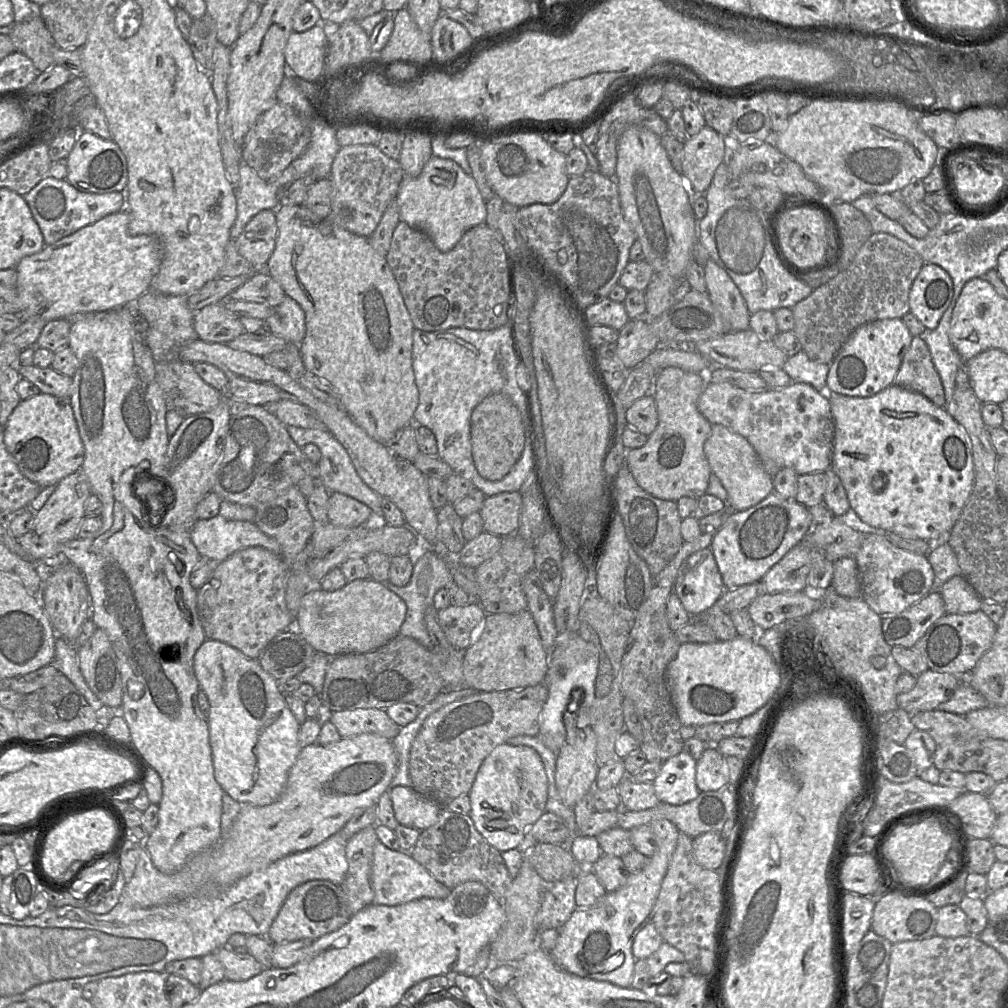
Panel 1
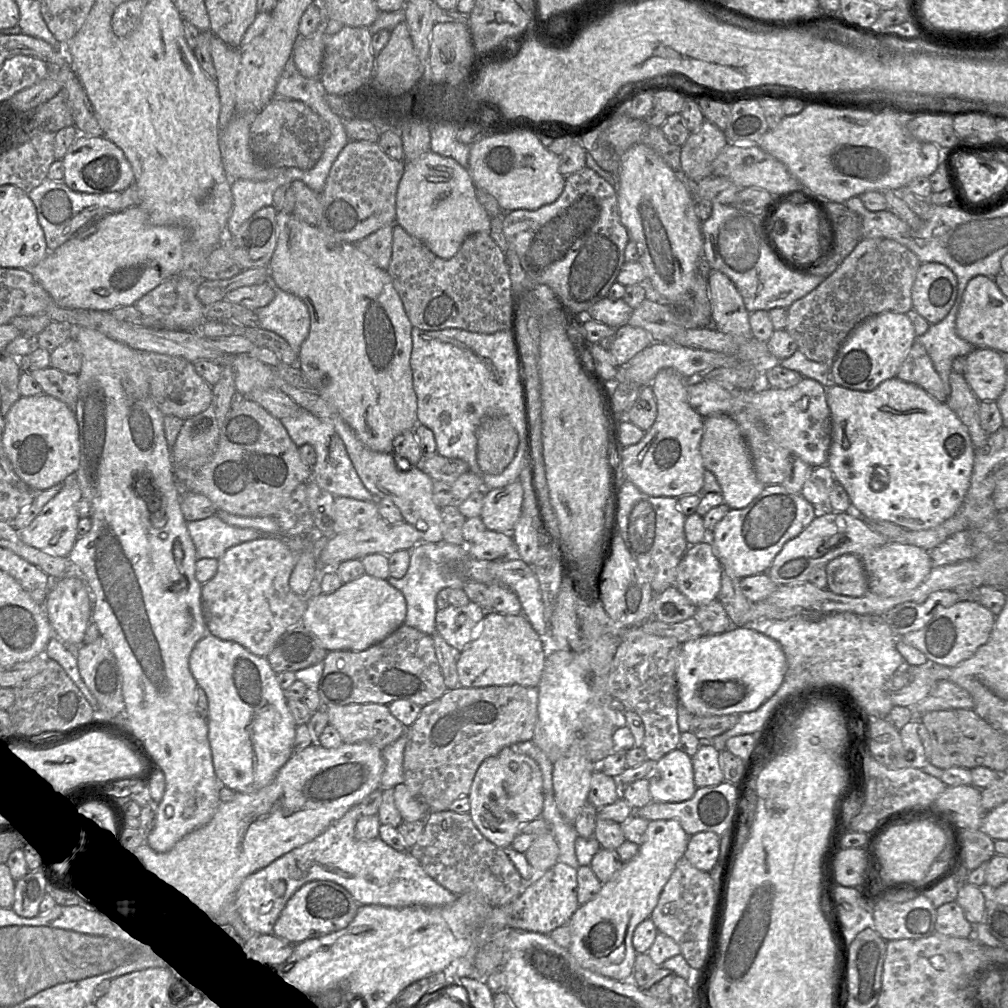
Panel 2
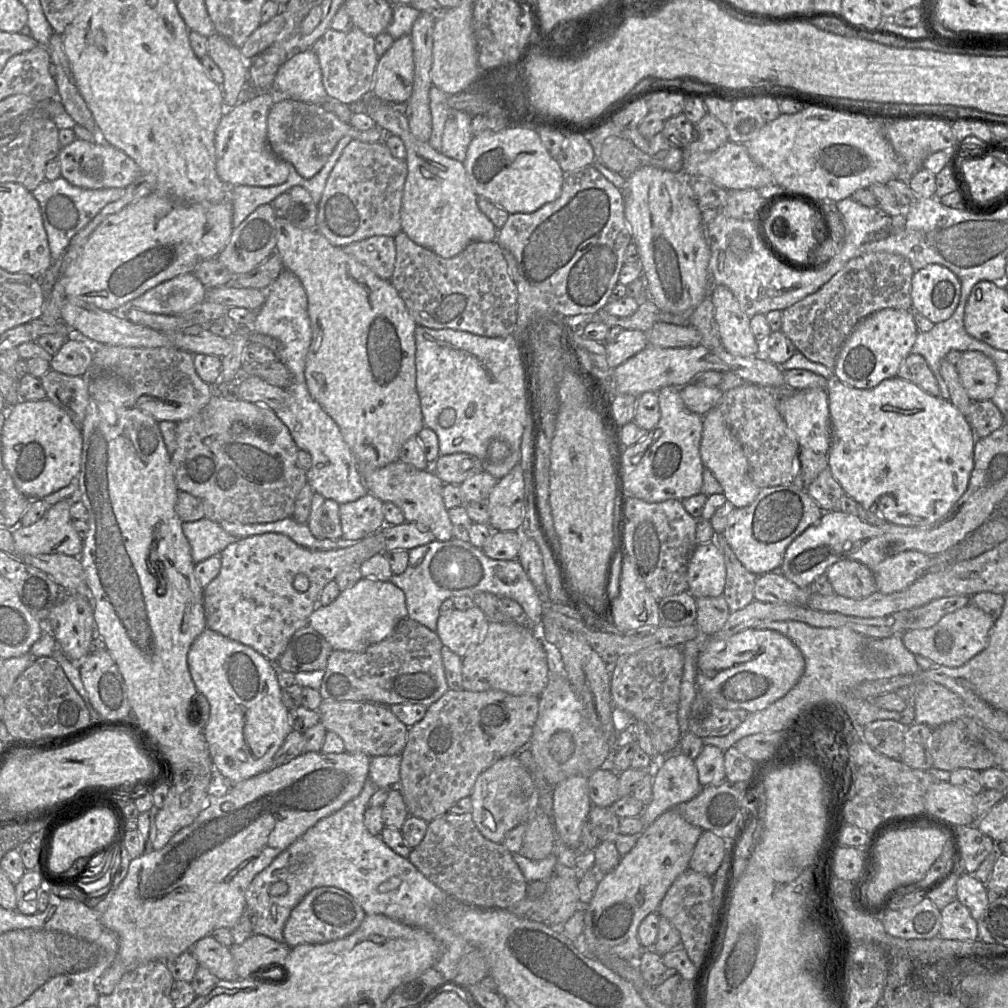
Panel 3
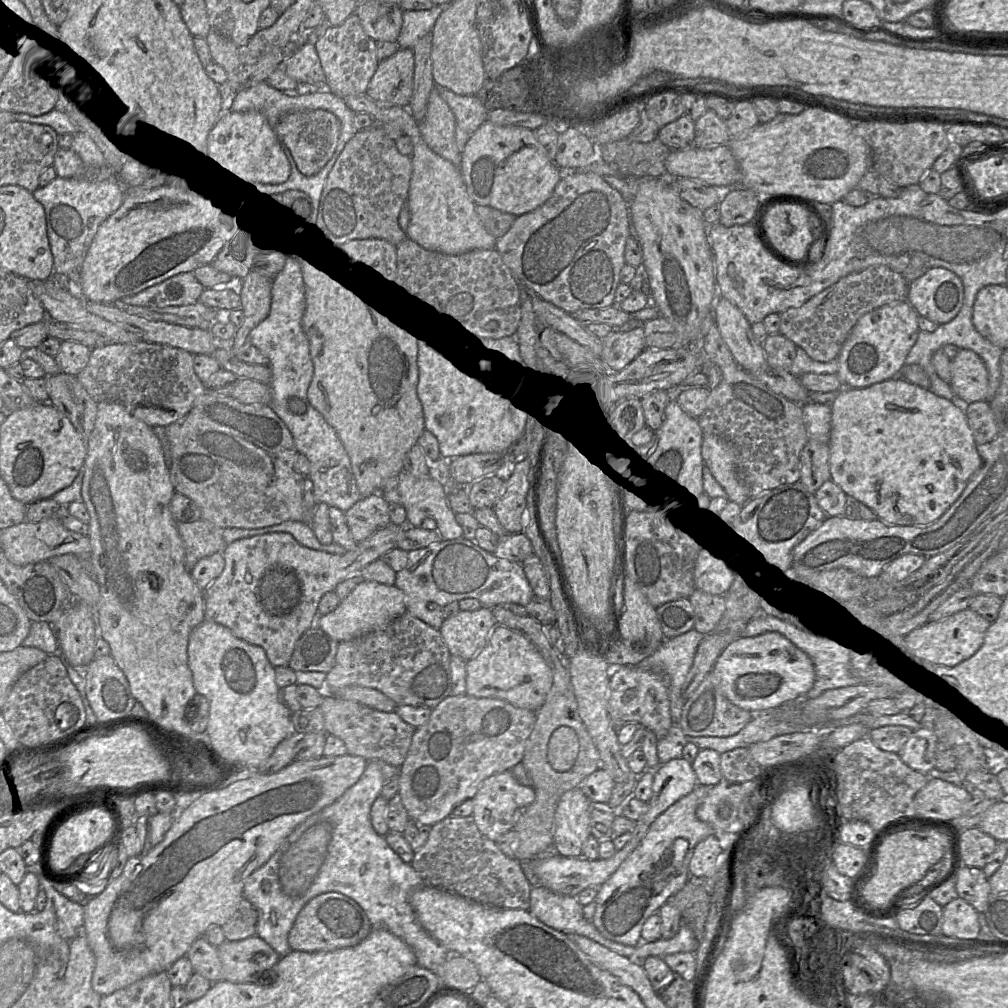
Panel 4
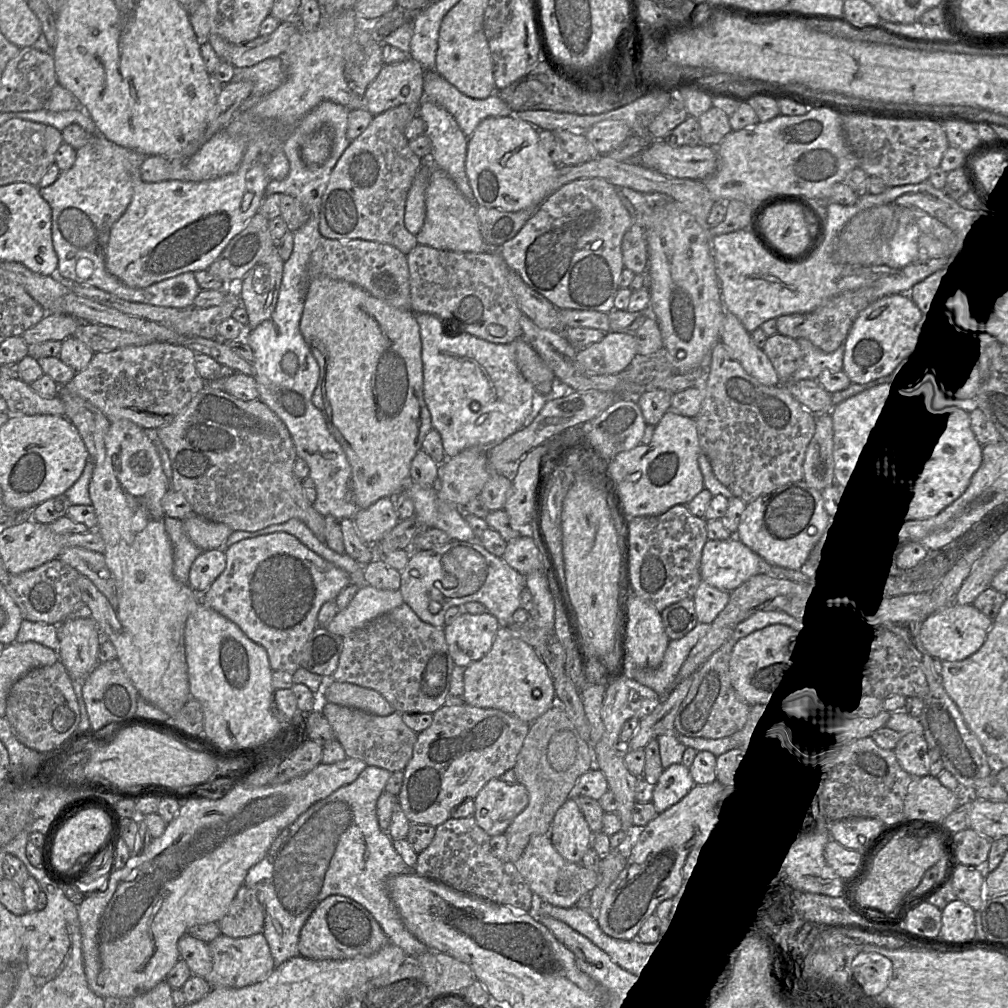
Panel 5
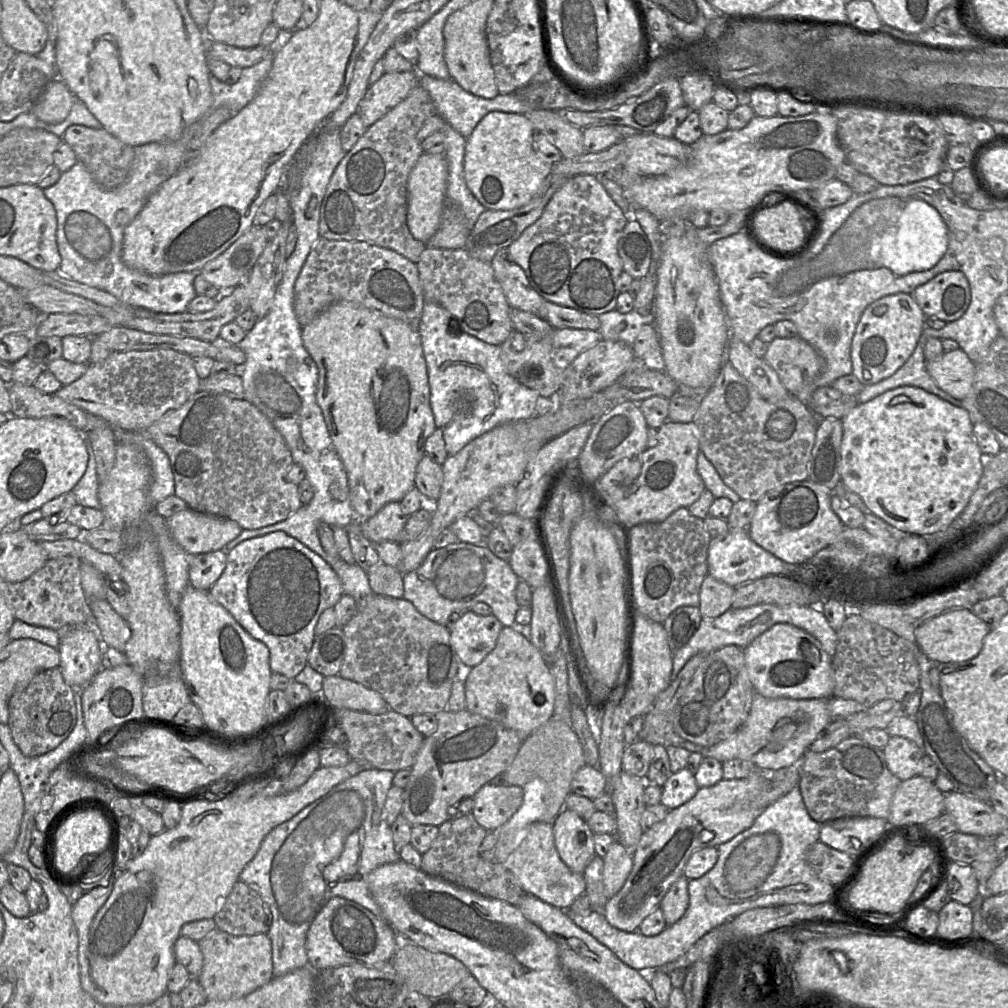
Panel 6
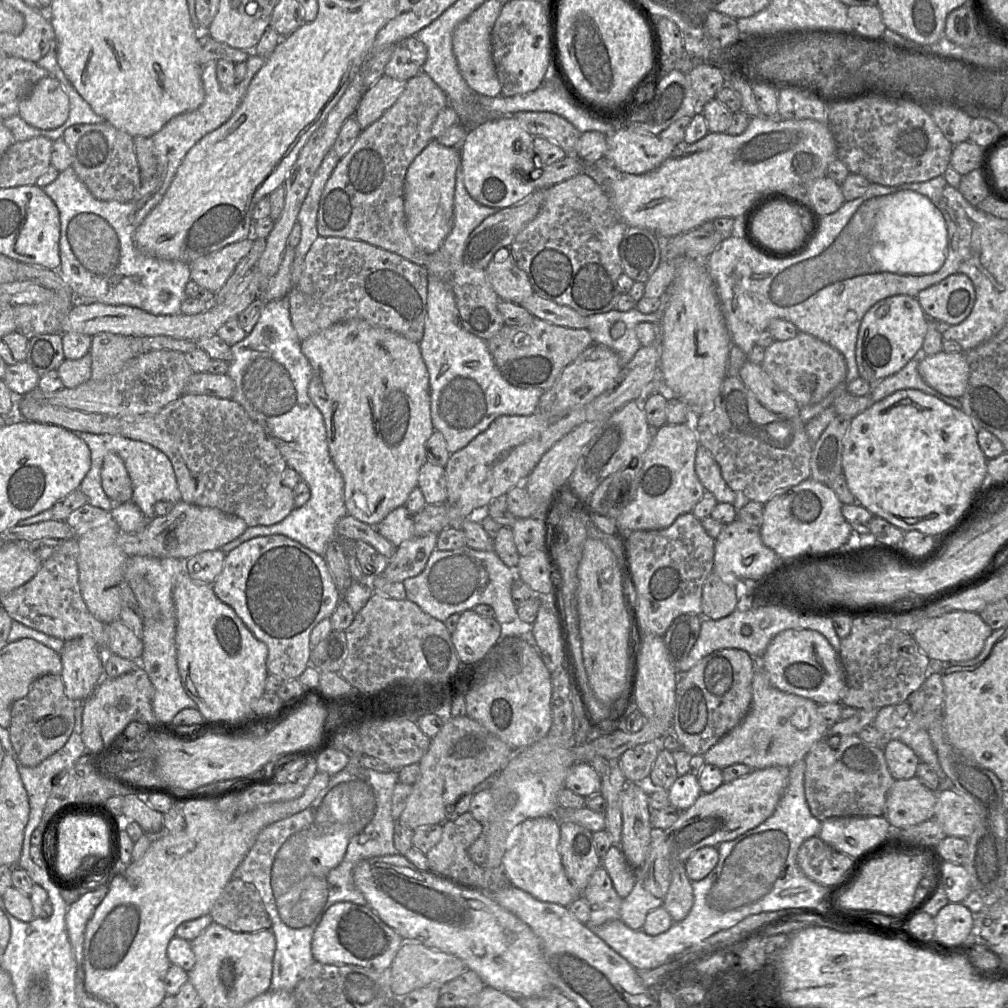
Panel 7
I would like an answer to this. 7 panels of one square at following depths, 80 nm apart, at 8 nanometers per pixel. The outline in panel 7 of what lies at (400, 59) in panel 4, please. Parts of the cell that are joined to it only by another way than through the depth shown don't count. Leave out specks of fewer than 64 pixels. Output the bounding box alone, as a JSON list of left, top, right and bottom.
[355,75,406,130]

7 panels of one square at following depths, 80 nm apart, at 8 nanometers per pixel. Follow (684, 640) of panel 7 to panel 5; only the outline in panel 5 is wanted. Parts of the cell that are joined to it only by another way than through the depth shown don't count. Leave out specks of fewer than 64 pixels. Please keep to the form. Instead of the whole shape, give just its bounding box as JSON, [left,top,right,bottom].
[661,599,698,640]

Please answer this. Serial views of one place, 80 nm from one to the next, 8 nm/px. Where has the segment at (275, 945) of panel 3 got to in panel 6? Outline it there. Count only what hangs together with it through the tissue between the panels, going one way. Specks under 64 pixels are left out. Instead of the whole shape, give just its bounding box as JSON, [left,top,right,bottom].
[197,928,273,1001]

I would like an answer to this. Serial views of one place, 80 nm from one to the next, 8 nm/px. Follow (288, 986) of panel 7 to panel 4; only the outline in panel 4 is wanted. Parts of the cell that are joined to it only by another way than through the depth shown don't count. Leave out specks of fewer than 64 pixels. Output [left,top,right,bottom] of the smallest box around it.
[243,761,450,974]

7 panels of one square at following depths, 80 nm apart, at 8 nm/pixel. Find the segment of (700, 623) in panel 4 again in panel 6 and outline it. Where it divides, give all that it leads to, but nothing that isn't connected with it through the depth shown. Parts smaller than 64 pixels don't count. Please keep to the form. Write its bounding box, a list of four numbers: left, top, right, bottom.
[699,574,735,618]

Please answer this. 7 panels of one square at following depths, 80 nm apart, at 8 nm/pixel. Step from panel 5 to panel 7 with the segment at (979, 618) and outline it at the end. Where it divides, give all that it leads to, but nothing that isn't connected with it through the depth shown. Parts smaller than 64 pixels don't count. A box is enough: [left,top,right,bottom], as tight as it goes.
[912,612,992,662]

